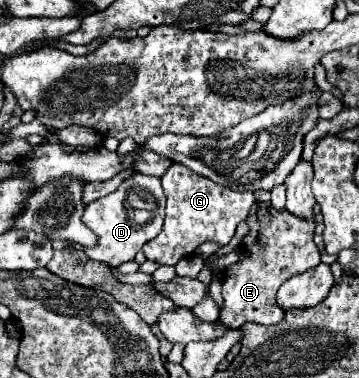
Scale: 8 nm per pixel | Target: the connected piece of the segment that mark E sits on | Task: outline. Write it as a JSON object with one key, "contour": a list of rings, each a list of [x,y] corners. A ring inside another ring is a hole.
{"contour":[[[256,201],[244,223],[250,231],[242,237],[240,261],[230,265],[222,279],[224,305],[220,309],[220,323],[230,329],[238,329],[246,321],[262,325],[280,323],[286,311],[276,307],[276,291],[290,277],[320,263],[320,251],[312,241],[316,225],[312,219],[296,219],[288,209],[276,211],[270,201]]]}

